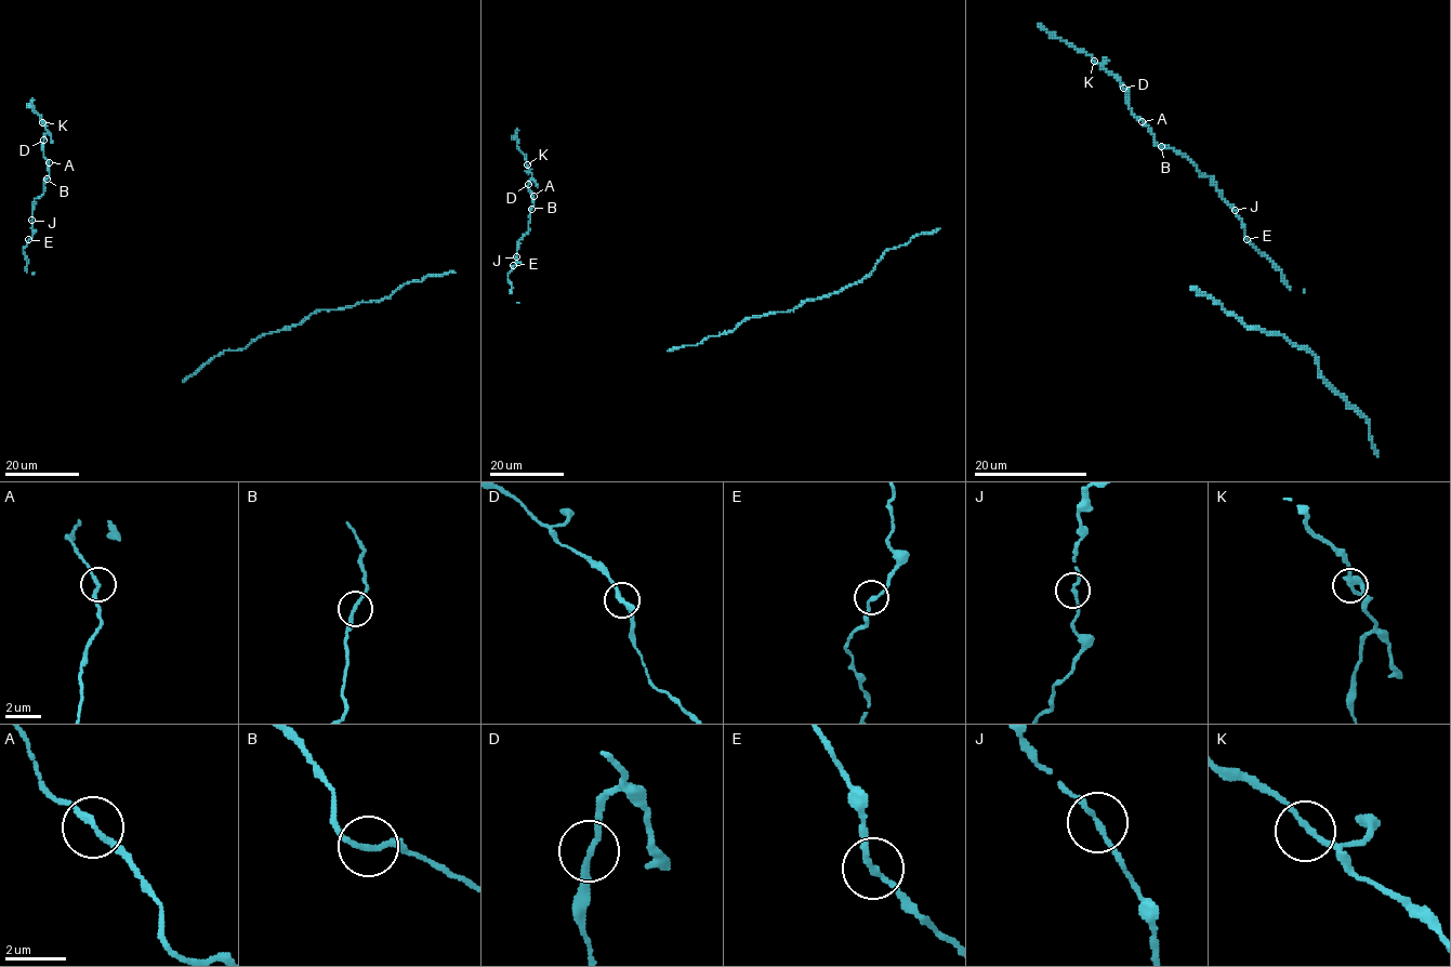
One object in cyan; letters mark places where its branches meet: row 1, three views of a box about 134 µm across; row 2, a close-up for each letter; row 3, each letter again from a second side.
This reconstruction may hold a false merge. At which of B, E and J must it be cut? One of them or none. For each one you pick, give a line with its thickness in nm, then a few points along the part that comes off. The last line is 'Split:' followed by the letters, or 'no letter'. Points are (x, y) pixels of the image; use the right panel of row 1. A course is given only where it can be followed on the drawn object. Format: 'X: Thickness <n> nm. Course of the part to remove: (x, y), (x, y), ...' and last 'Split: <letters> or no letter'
Split: no letter

